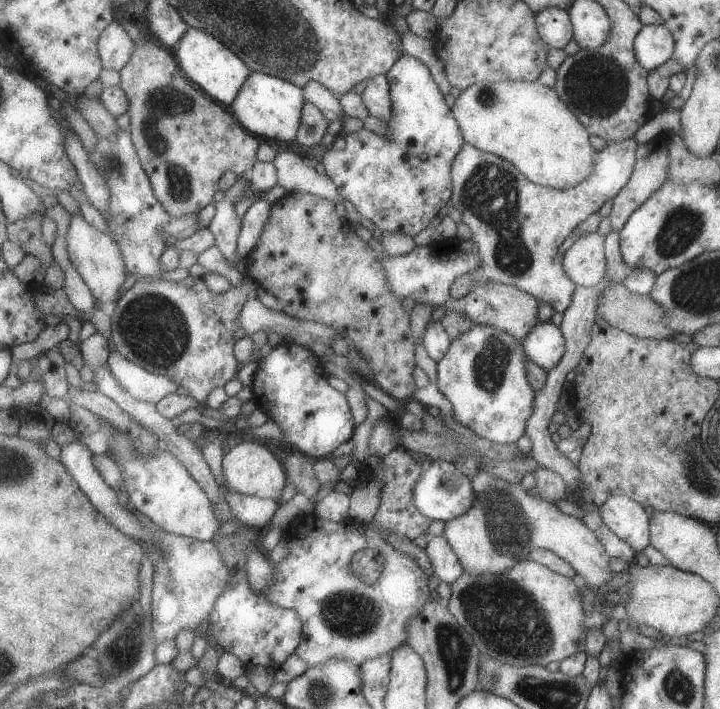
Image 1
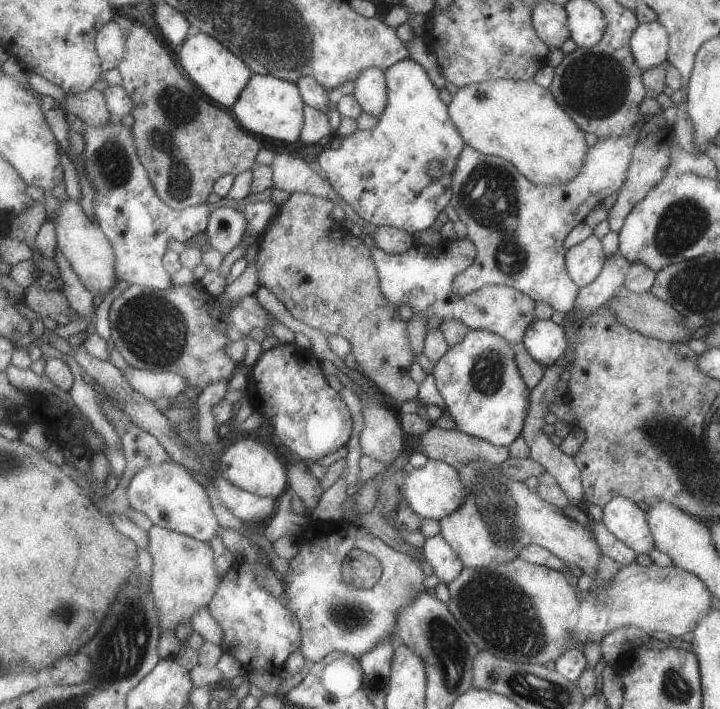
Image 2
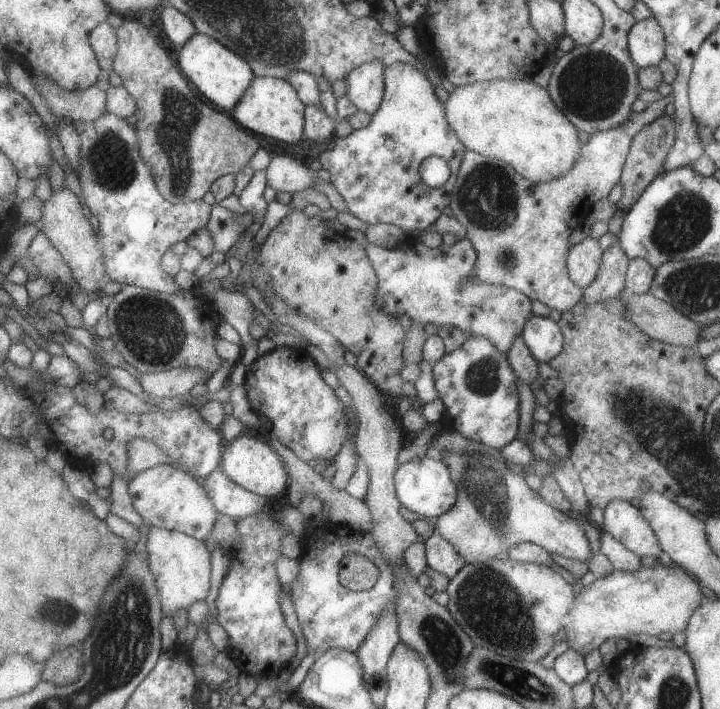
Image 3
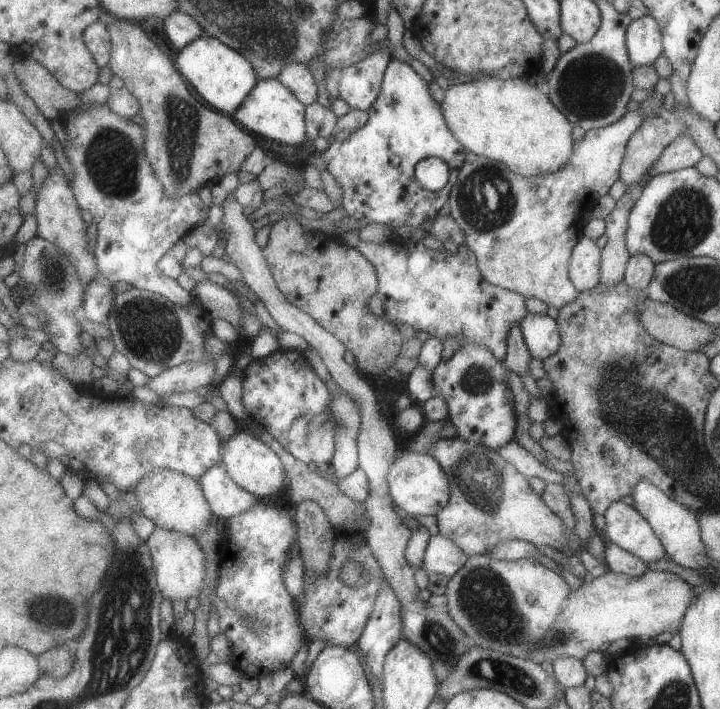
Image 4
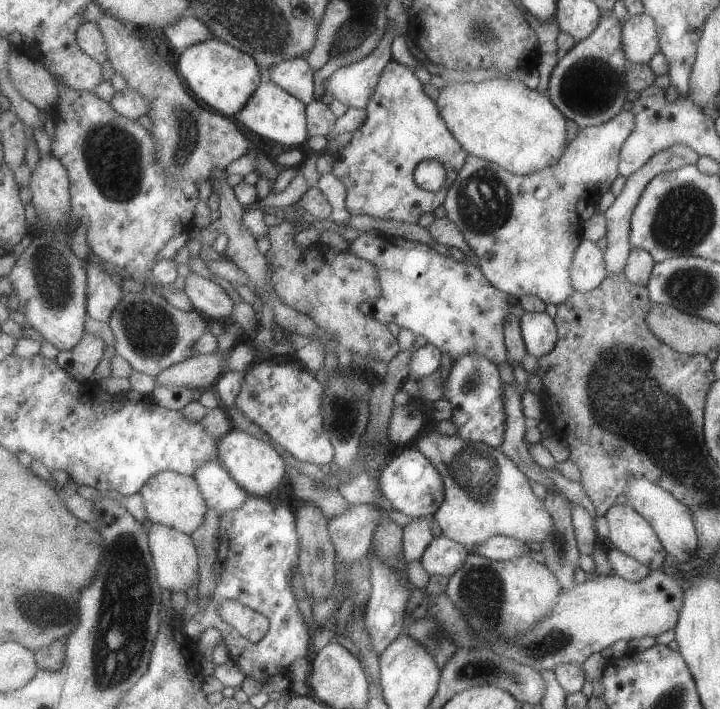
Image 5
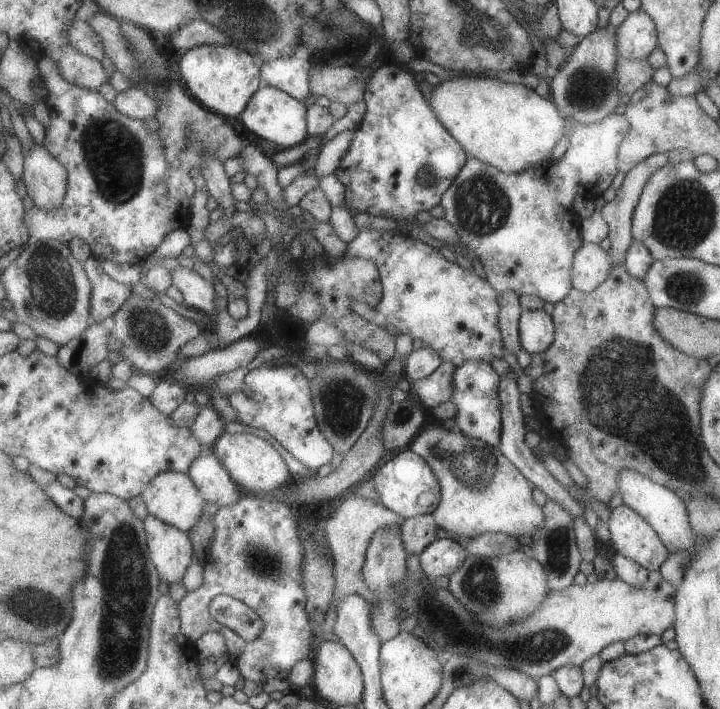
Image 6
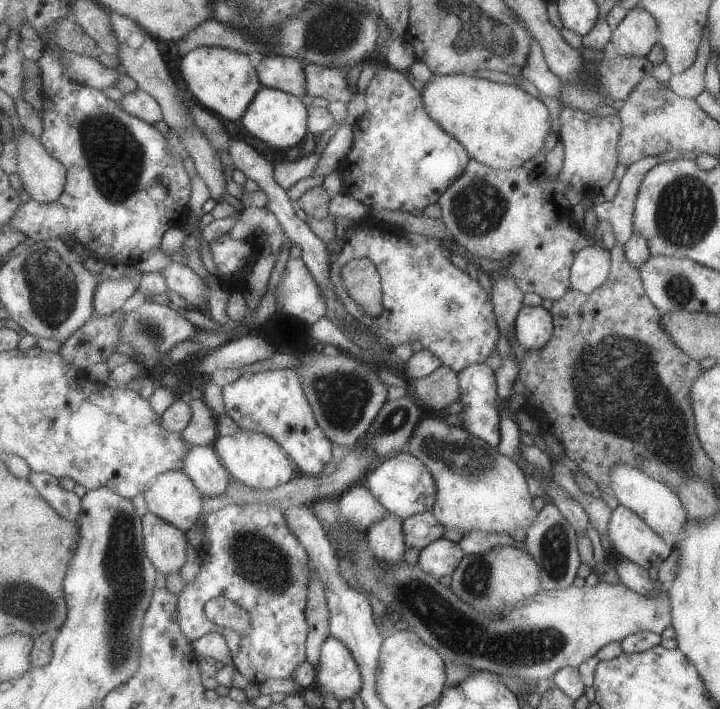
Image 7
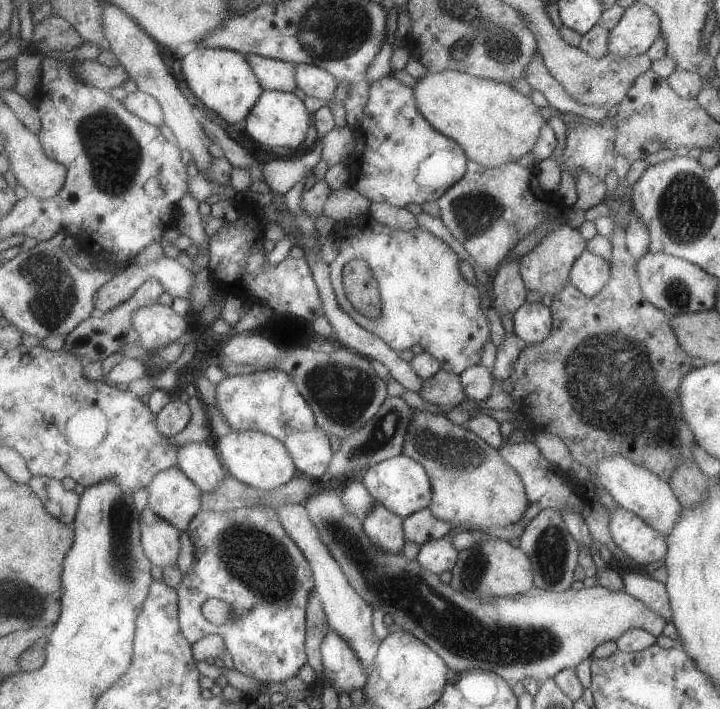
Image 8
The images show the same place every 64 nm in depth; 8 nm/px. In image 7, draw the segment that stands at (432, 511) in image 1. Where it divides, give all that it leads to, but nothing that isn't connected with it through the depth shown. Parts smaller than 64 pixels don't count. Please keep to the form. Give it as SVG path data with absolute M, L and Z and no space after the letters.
M411 453L399 454L375 466L366 475L364 484L387 510L404 520L415 514L433 511L437 503L436 479L429 468Z

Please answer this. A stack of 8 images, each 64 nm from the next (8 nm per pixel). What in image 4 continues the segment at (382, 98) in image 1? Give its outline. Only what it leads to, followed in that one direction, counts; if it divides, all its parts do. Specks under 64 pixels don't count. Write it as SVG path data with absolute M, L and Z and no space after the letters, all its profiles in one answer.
M381 48L362 62L346 67L337 75L340 97L353 109L371 110L381 94L385 72L393 59L389 48Z

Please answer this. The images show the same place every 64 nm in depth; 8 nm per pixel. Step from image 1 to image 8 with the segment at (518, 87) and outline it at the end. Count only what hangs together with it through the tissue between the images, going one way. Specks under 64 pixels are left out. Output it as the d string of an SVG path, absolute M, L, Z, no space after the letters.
M430 71L413 88L421 114L441 134L461 146L468 160L485 167L499 167L515 162L533 148L539 128L545 121L542 110L508 84L455 71Z

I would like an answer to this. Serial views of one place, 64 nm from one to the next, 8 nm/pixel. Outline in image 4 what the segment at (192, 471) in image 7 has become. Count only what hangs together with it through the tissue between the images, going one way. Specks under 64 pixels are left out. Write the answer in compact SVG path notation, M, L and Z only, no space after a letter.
M222 464L210 468L199 480L217 517L243 514L259 502L258 496L233 480Z

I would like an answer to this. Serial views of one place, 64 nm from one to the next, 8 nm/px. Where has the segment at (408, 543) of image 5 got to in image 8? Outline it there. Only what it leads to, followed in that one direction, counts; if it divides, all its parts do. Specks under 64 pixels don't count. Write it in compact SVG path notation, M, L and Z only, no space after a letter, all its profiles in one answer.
M425 508L404 520L406 540L416 543L419 547L447 536L454 527L453 522L437 518L430 508Z

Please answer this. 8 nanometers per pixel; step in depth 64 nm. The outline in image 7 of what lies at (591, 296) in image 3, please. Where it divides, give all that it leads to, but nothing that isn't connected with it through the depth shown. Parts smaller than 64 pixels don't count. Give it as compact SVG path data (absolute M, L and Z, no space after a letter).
M657 155L644 157L633 164L629 164L626 172L619 181L619 189L611 202L599 199L588 212L597 217L597 220L606 220L611 226L611 232L615 241L625 245L632 232L632 215L635 196L639 184L647 170L651 170L655 164L660 163Z

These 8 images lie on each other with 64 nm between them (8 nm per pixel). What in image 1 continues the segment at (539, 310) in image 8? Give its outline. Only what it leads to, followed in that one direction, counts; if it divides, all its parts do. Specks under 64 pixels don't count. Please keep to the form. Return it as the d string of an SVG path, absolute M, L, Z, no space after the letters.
M550 322L535 324L525 336L522 350L542 370L550 370L564 354L565 344L559 328Z

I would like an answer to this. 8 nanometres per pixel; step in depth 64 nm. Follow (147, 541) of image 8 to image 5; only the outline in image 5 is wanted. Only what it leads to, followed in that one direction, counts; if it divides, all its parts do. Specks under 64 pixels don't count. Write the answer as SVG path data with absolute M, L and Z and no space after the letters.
M152 522L149 526L150 550L152 551L158 580L163 589L173 592L187 592L191 586L199 584L199 552L193 538L175 528Z

